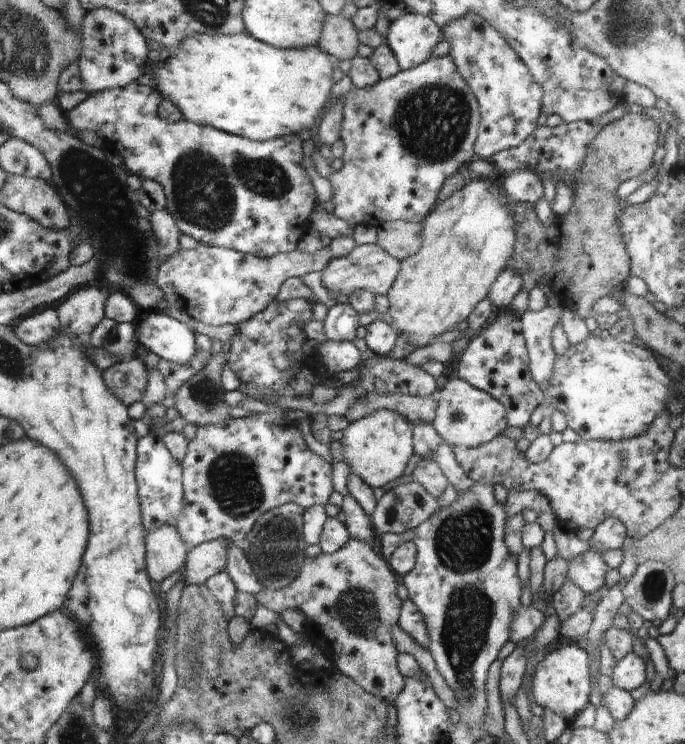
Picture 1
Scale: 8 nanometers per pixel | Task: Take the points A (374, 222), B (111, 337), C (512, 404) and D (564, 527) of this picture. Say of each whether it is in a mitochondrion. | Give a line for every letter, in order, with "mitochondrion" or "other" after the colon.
A: other
B: mitochondrion
C: other
D: other

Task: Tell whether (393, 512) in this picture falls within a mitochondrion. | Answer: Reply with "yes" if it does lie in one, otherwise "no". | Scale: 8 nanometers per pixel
yes

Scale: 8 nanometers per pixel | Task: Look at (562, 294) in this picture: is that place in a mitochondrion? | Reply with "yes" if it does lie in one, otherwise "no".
no

